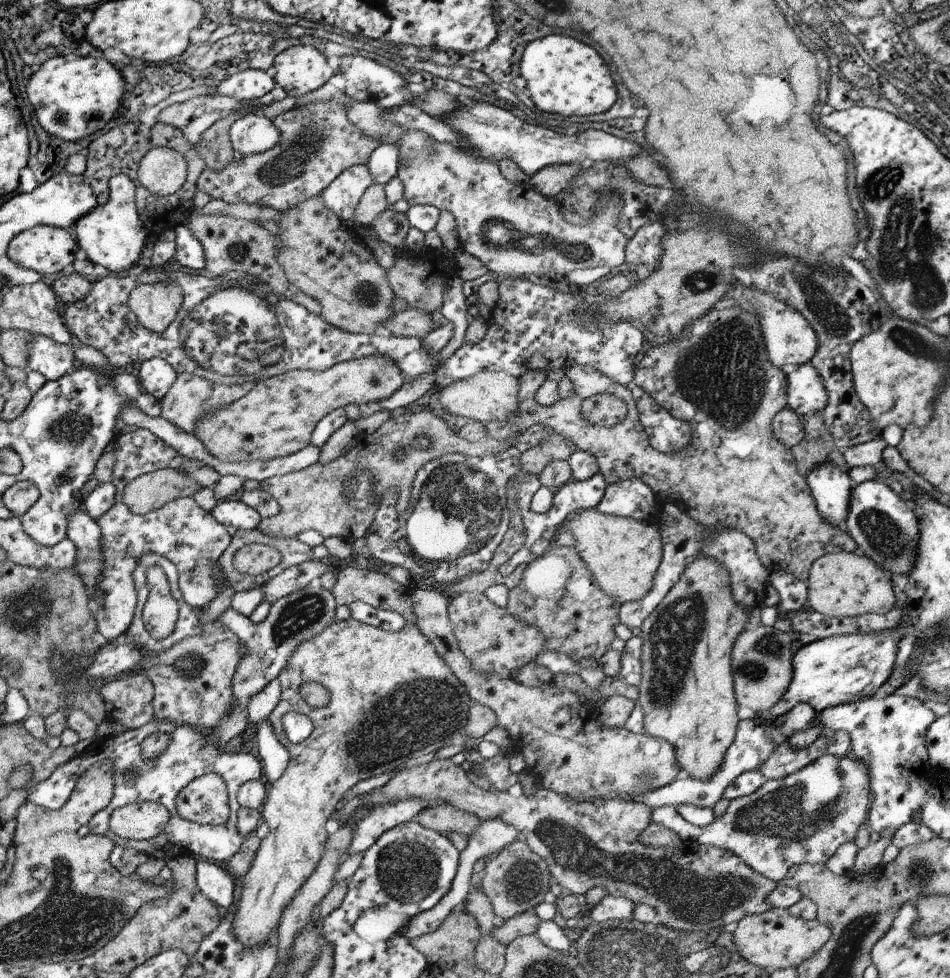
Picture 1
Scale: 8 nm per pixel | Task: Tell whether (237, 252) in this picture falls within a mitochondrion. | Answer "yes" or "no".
yes

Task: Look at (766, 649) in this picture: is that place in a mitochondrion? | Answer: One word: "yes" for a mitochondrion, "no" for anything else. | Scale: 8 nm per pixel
yes

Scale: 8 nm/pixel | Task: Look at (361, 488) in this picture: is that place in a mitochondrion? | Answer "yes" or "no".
yes

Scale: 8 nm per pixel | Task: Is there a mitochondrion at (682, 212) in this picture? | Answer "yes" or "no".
yes

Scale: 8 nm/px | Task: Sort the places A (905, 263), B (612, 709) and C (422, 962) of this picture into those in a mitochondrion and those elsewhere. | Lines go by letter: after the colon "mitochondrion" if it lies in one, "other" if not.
A: mitochondrion
B: other
C: other

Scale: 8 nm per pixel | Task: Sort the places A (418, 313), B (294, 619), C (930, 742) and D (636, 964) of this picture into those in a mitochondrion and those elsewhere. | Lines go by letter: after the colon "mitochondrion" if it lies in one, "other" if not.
A: other
B: mitochondrion
C: other
D: mitochondrion

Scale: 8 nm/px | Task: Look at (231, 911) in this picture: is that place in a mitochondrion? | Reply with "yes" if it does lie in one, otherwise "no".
no

